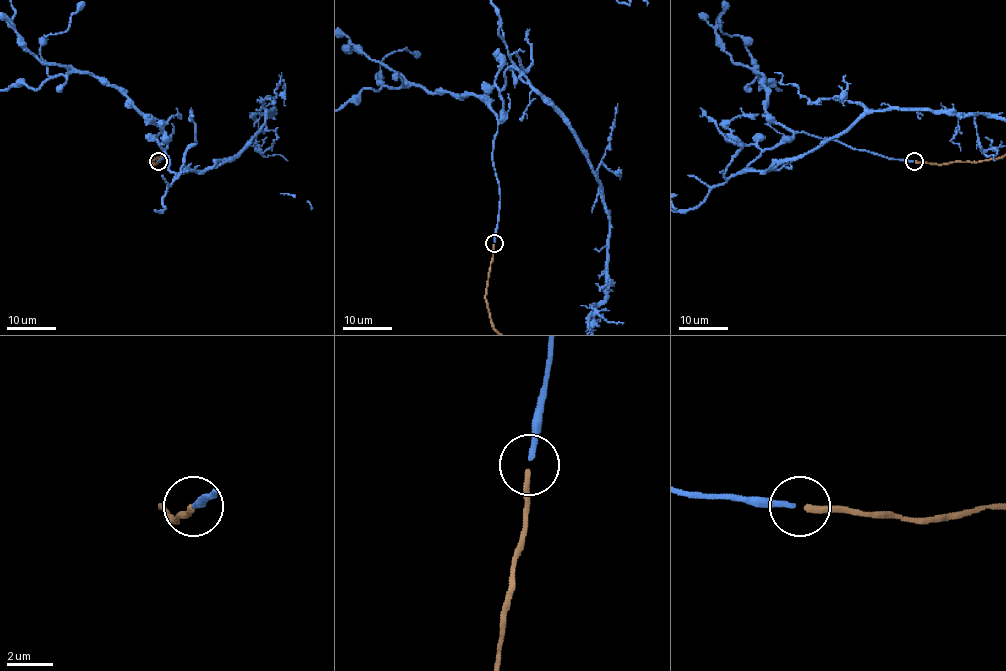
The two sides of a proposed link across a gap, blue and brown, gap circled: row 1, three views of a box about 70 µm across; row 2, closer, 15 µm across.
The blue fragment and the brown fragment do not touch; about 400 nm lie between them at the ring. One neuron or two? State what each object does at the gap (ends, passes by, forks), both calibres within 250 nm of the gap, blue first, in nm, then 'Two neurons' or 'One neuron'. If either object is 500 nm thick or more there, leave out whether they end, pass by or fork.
At the ring blue ends. At the ring brown ends. Thickness 240 nm (blue) against 280 nm. One neuron

